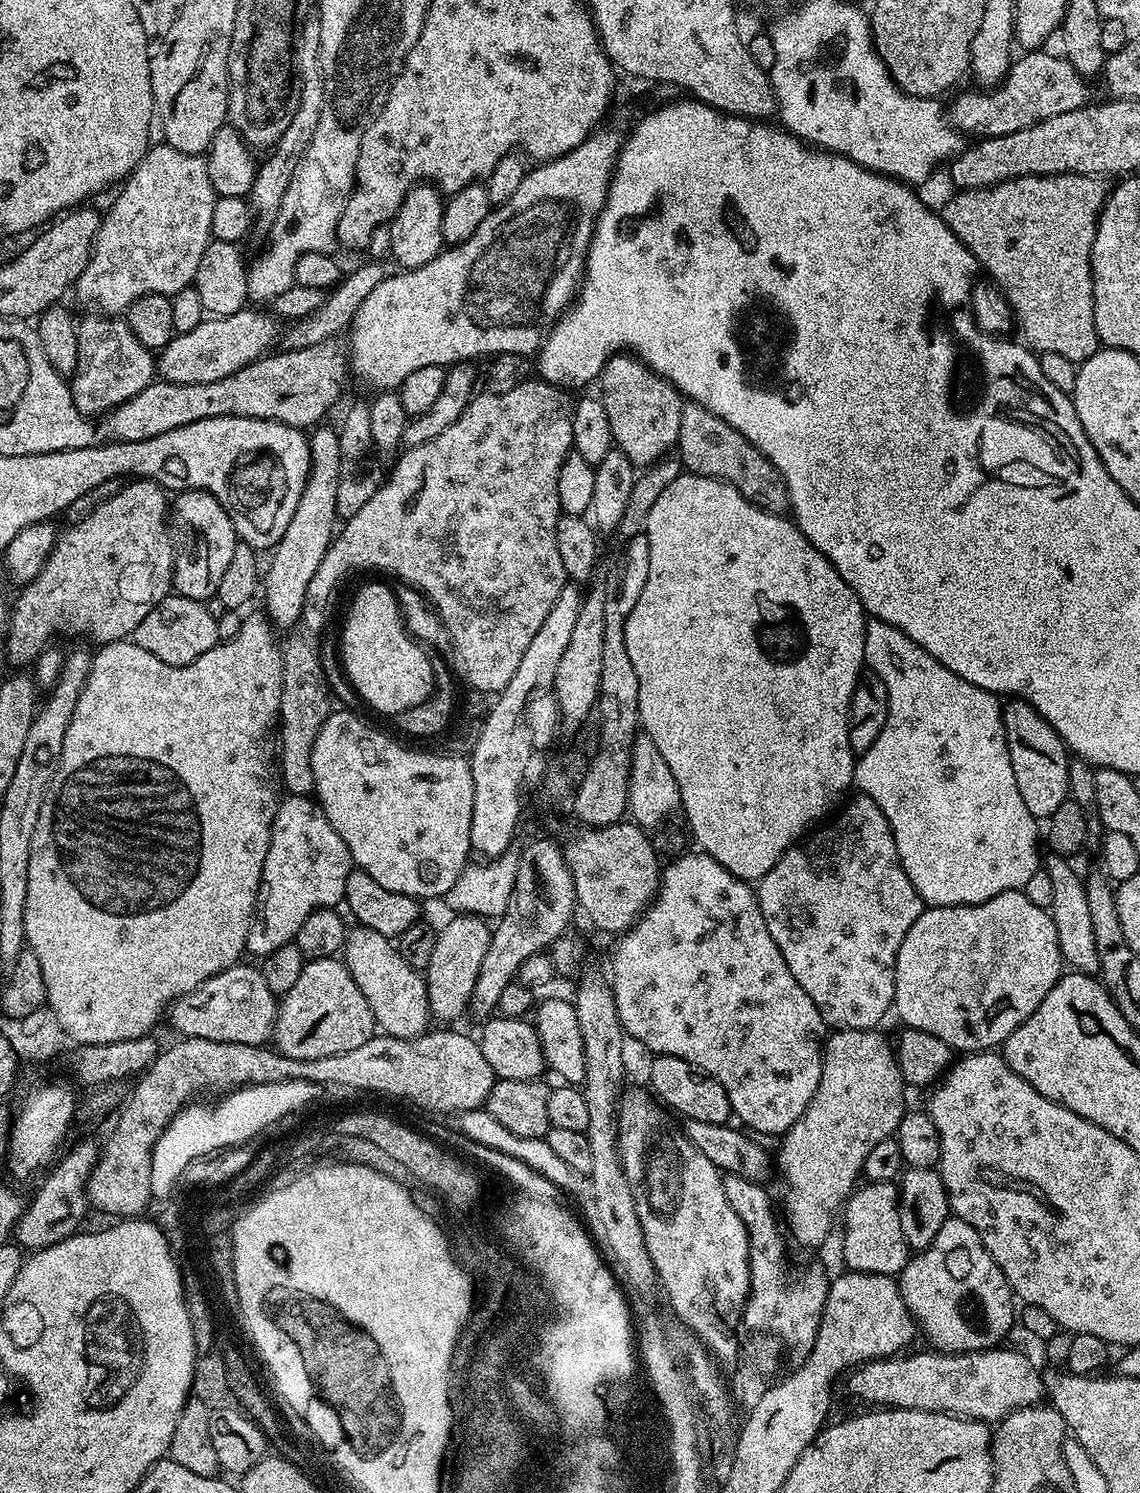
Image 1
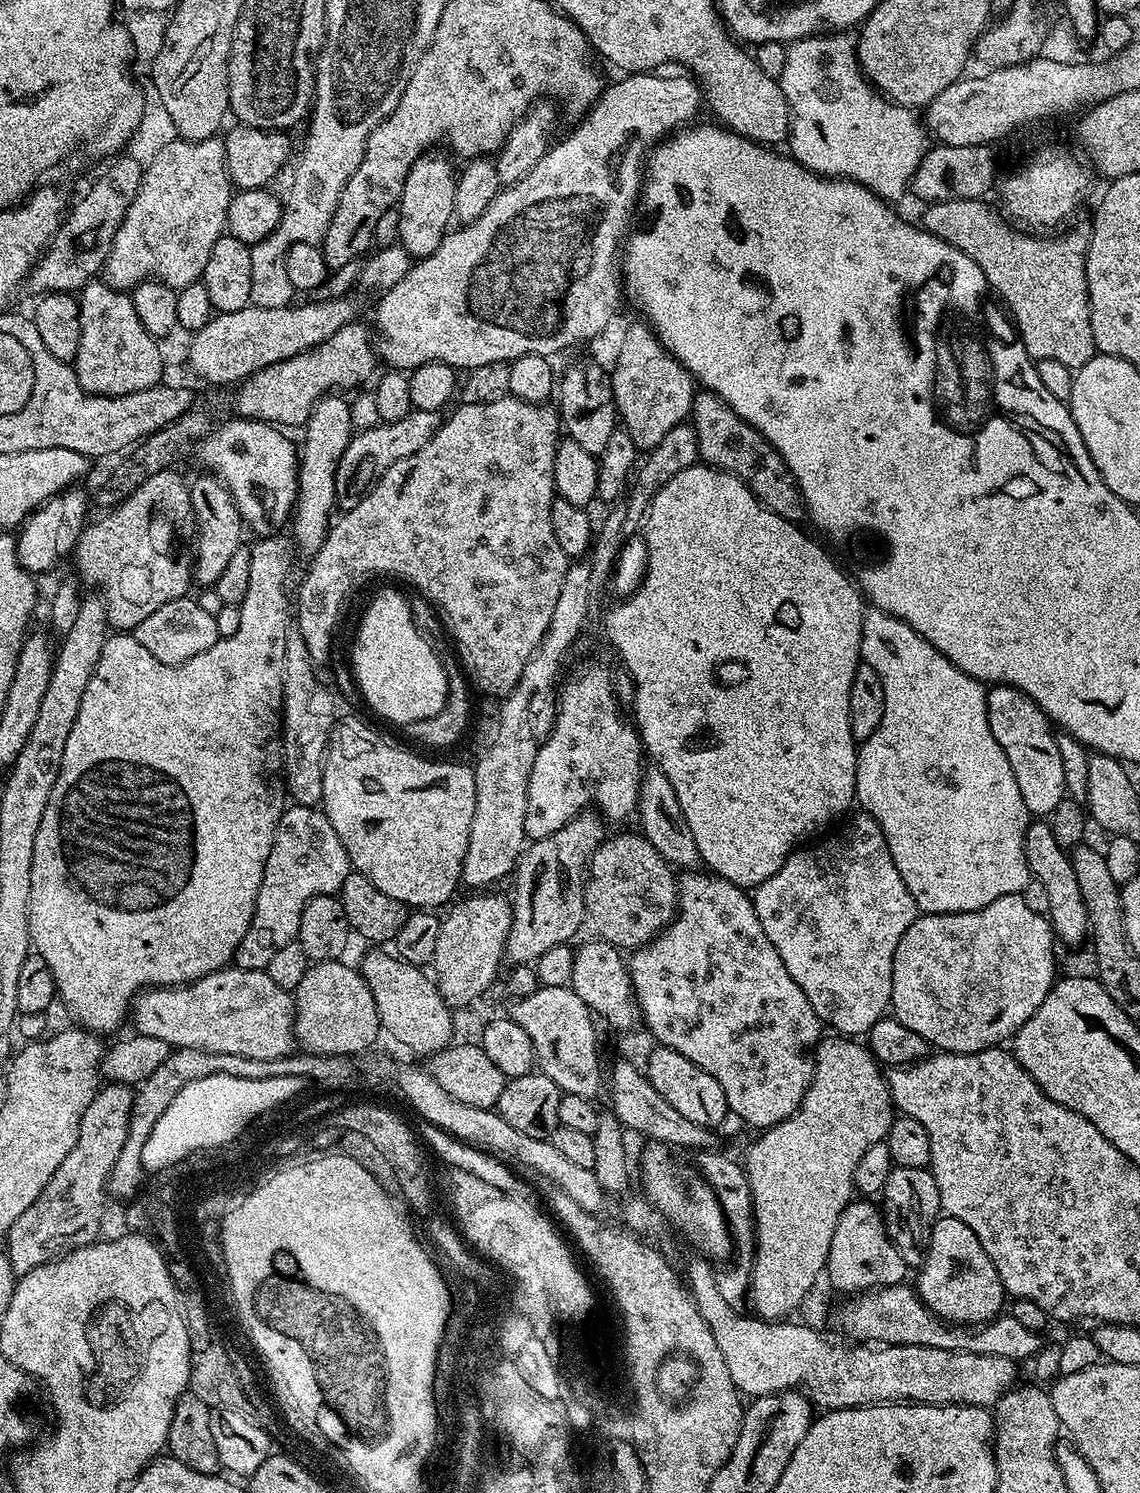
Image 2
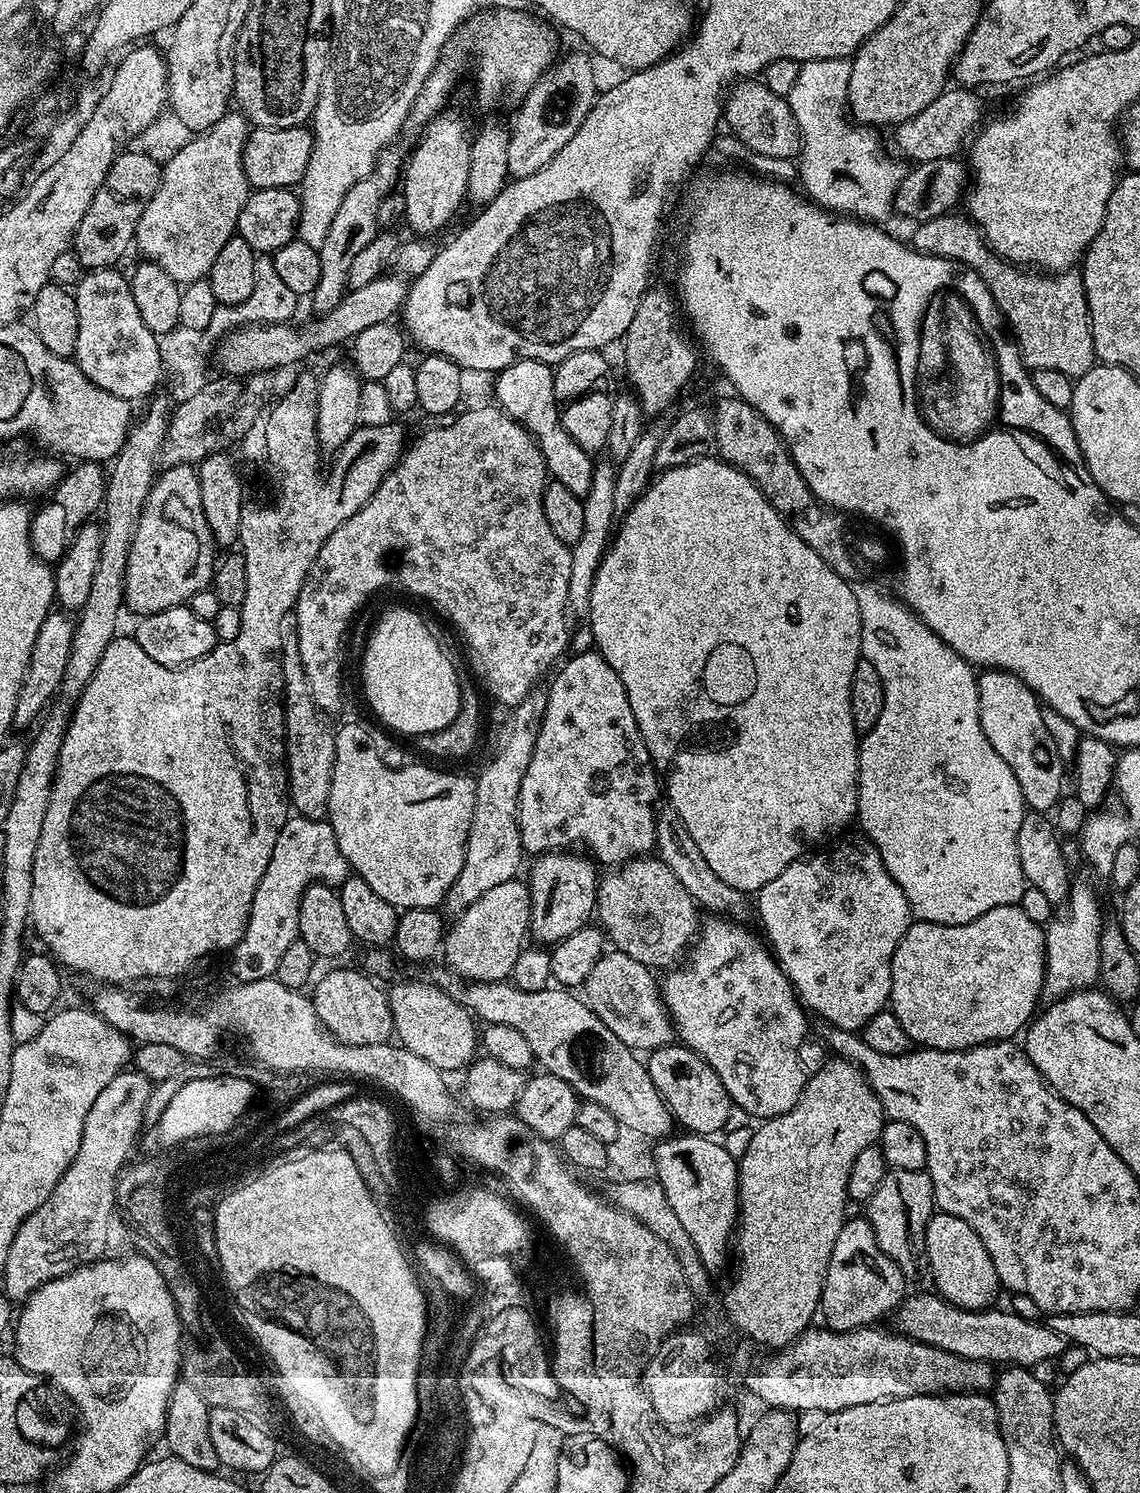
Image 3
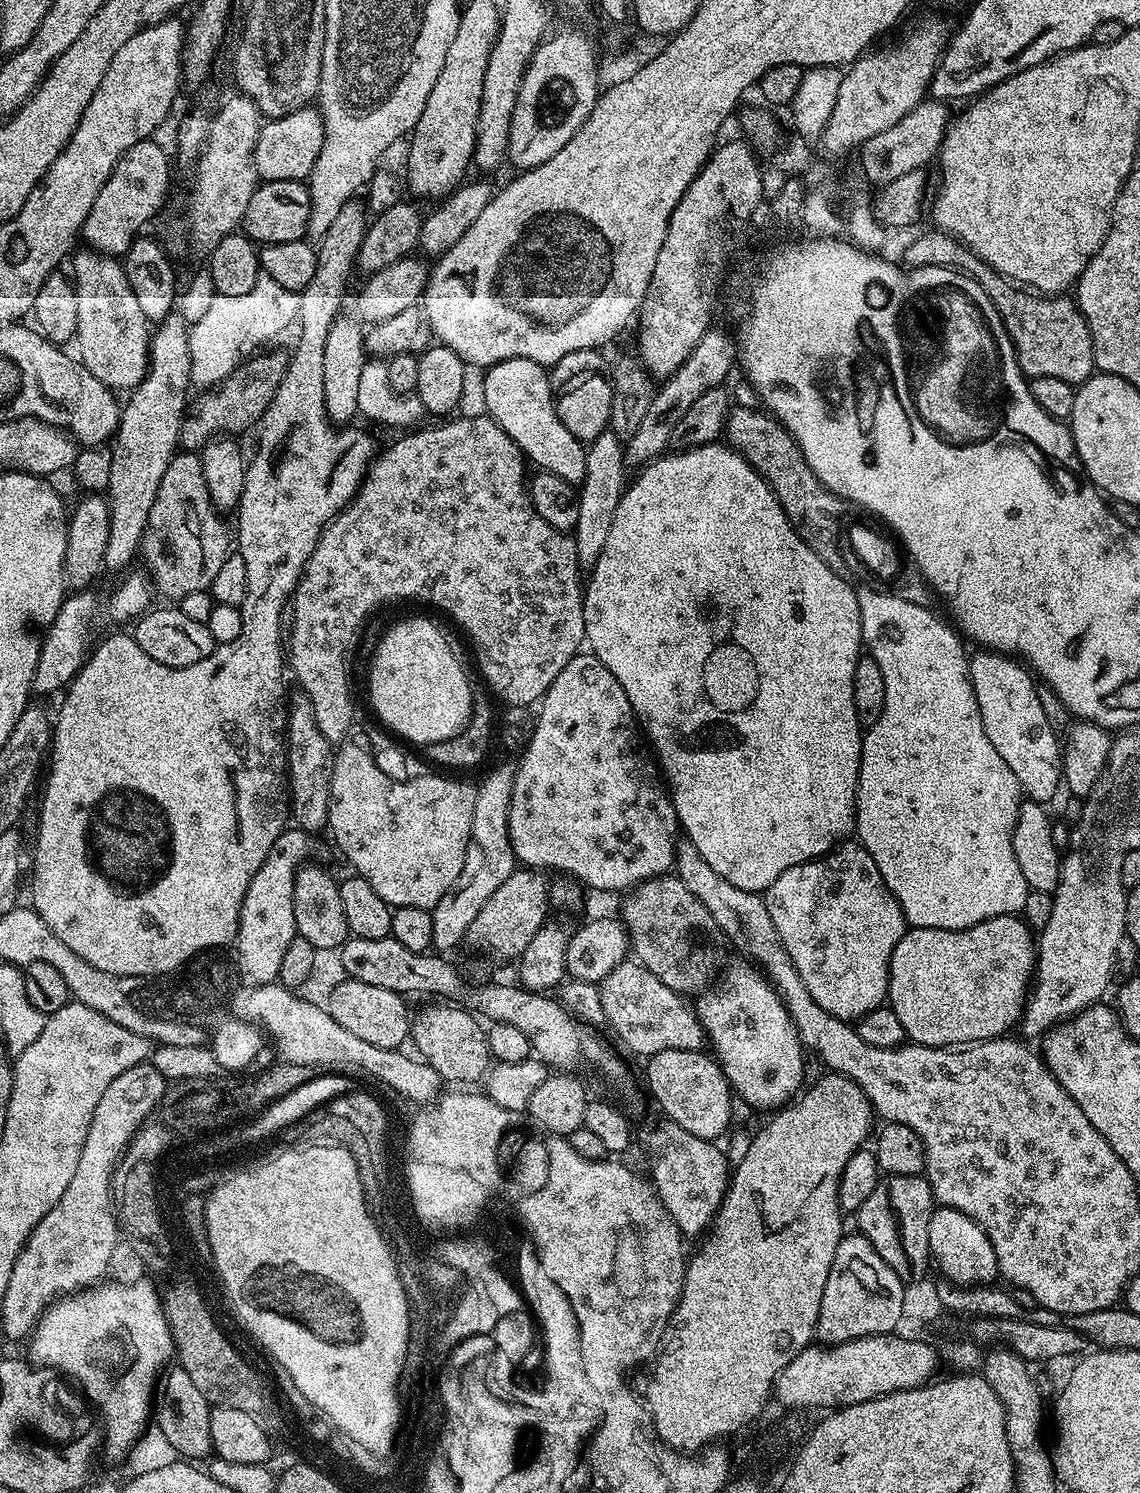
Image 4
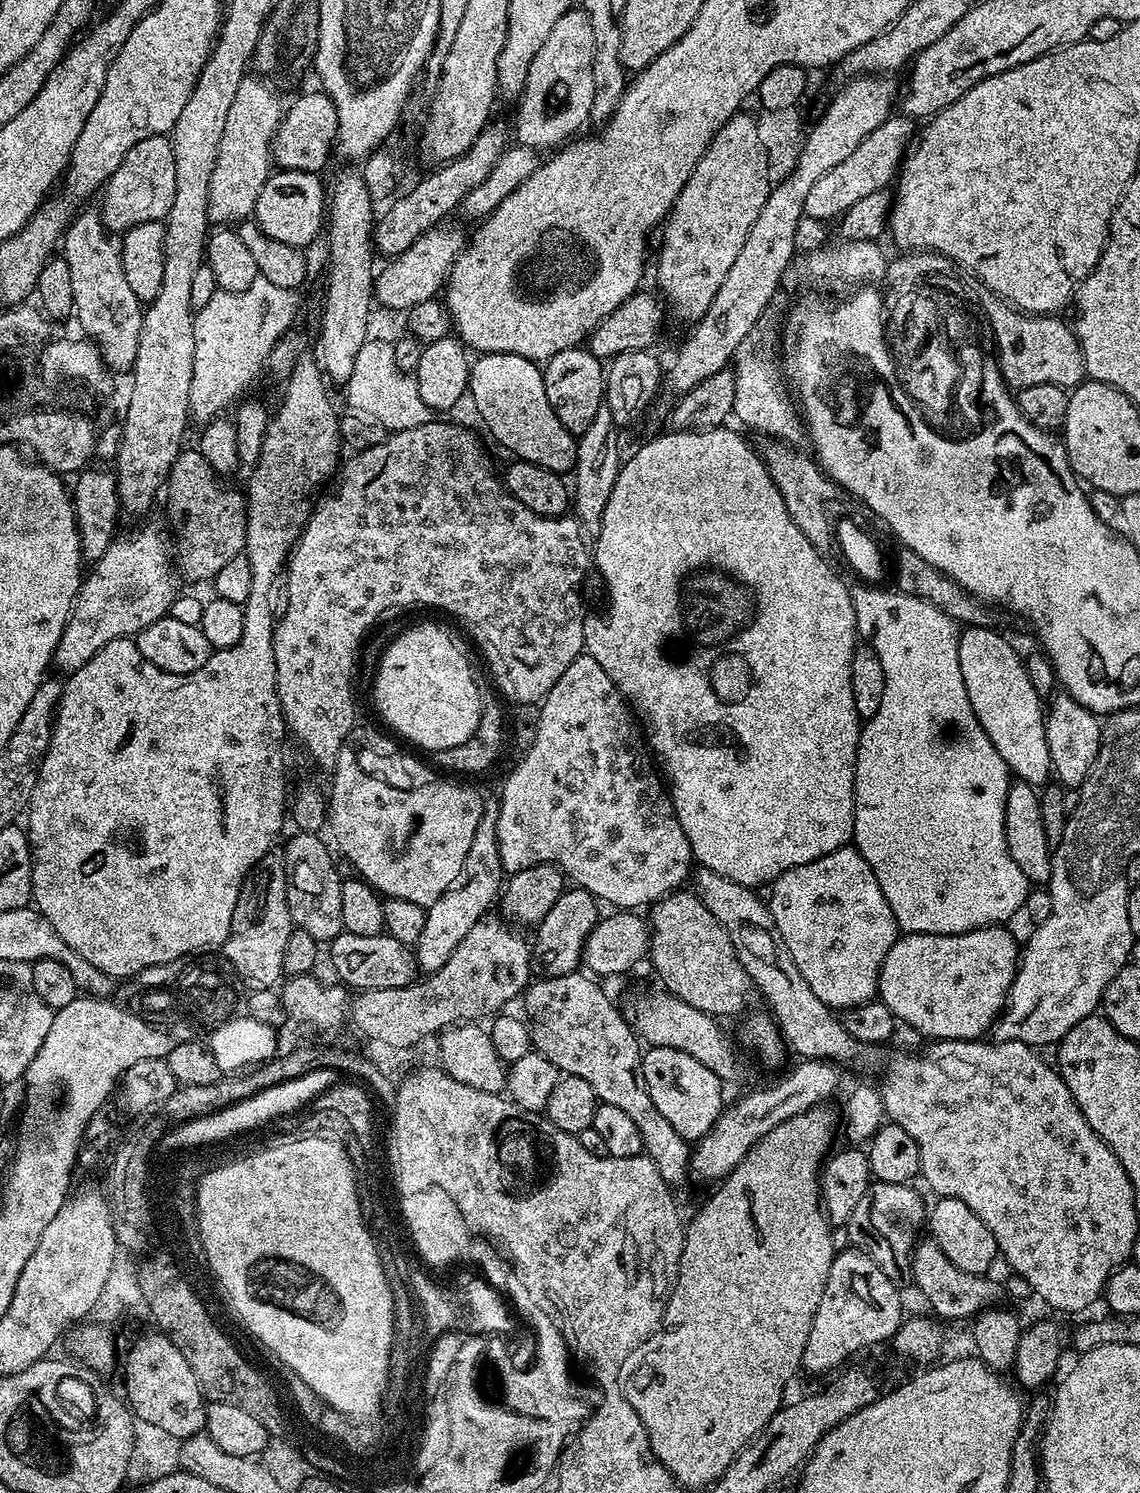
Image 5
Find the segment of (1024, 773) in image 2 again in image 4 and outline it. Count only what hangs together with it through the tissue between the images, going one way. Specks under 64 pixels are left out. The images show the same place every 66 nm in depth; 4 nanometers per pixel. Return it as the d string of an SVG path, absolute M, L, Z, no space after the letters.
M976 650L971 653L968 661L968 677L970 686L974 690L974 698L978 702L978 714L982 714L982 726L986 730L986 738L994 750L1014 770L1014 778L1018 778L1020 791L1029 800L1036 800L1039 804L1047 805L1048 800L1056 796L1056 791L1062 788L1062 769L1060 757L1062 744L1057 733L1053 732L1050 722L1046 722L1046 710L1042 710L1042 702L1038 702L1037 681L1033 673L1019 659L1003 652L991 650Z

